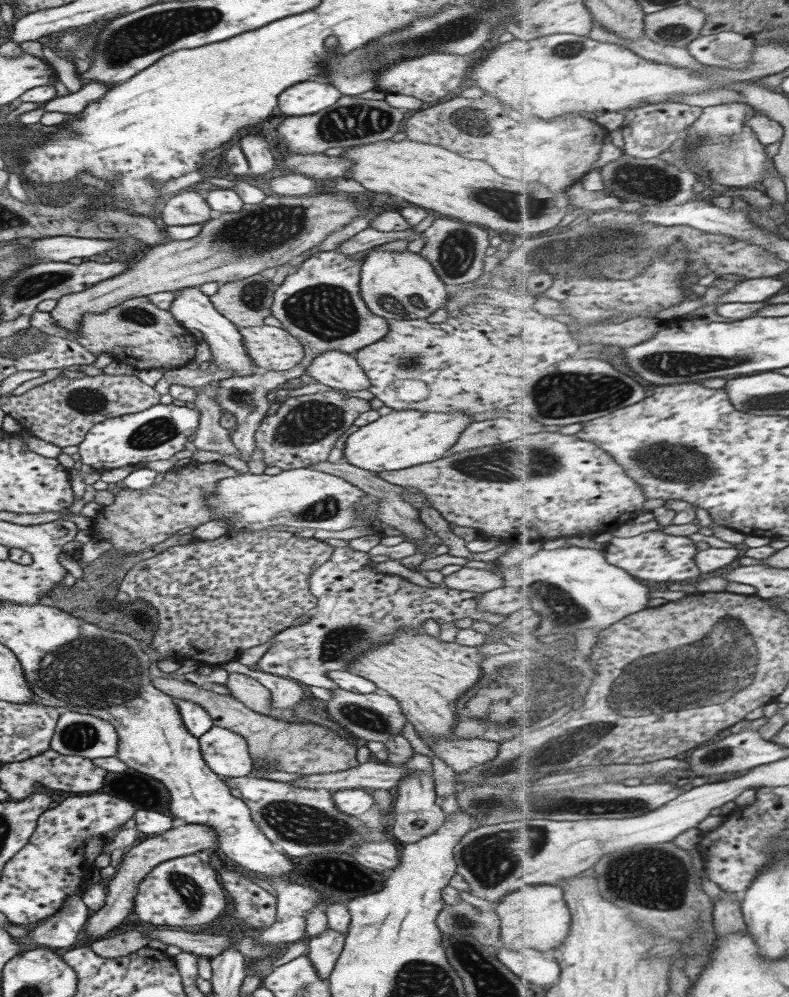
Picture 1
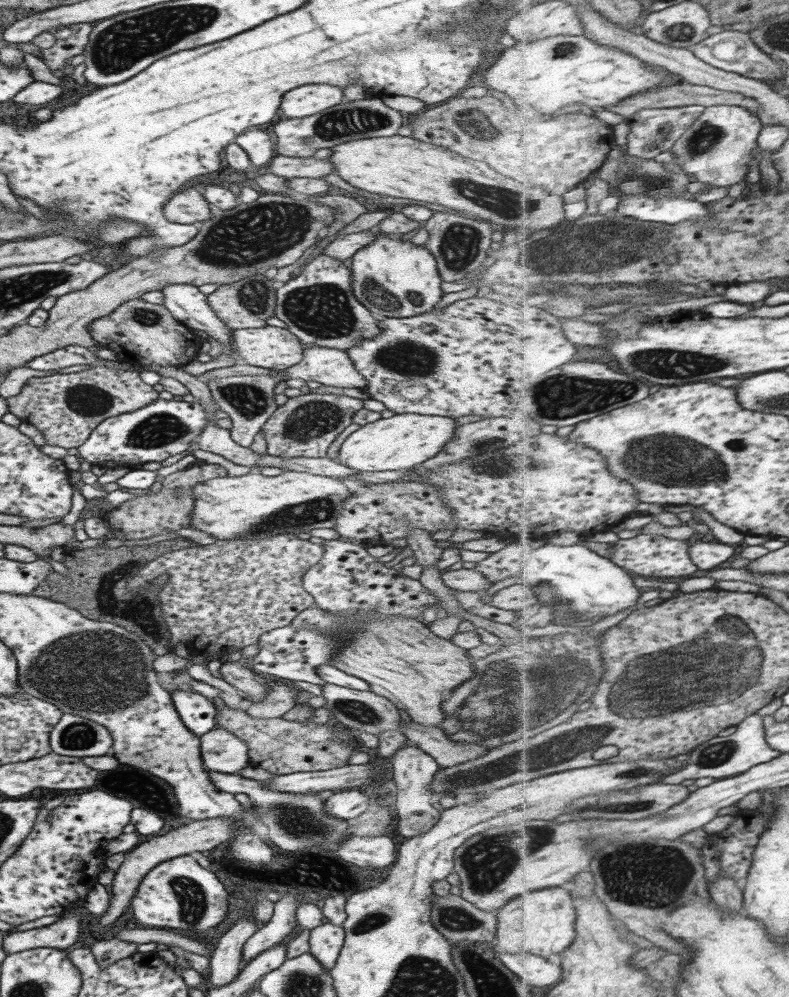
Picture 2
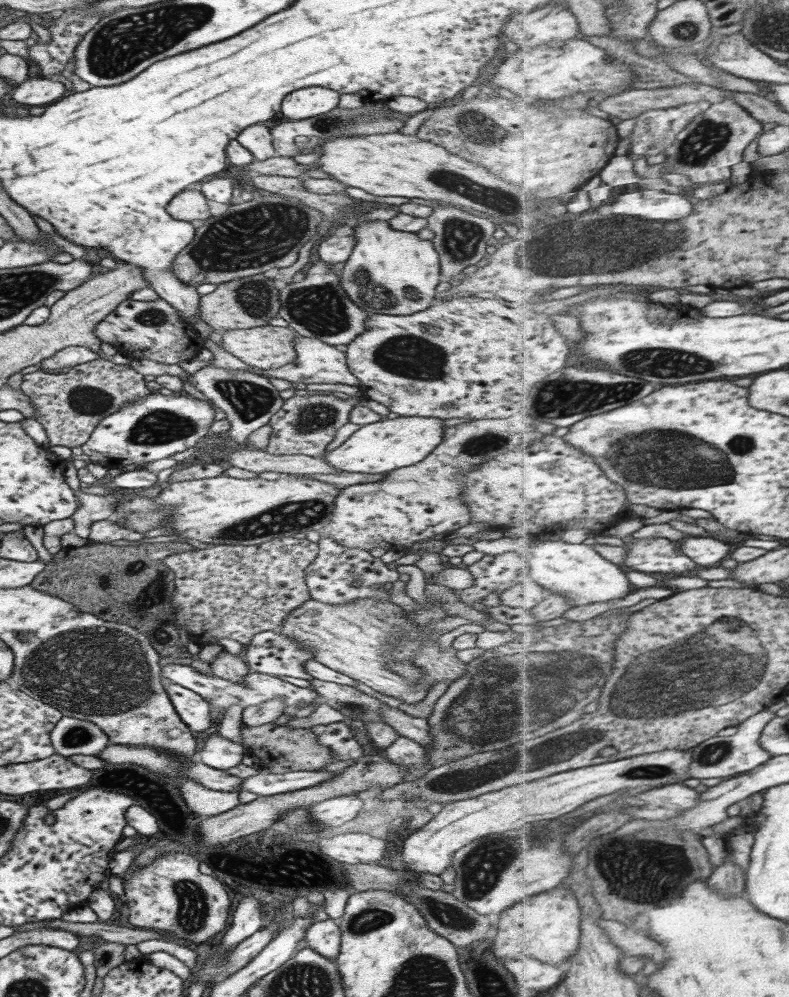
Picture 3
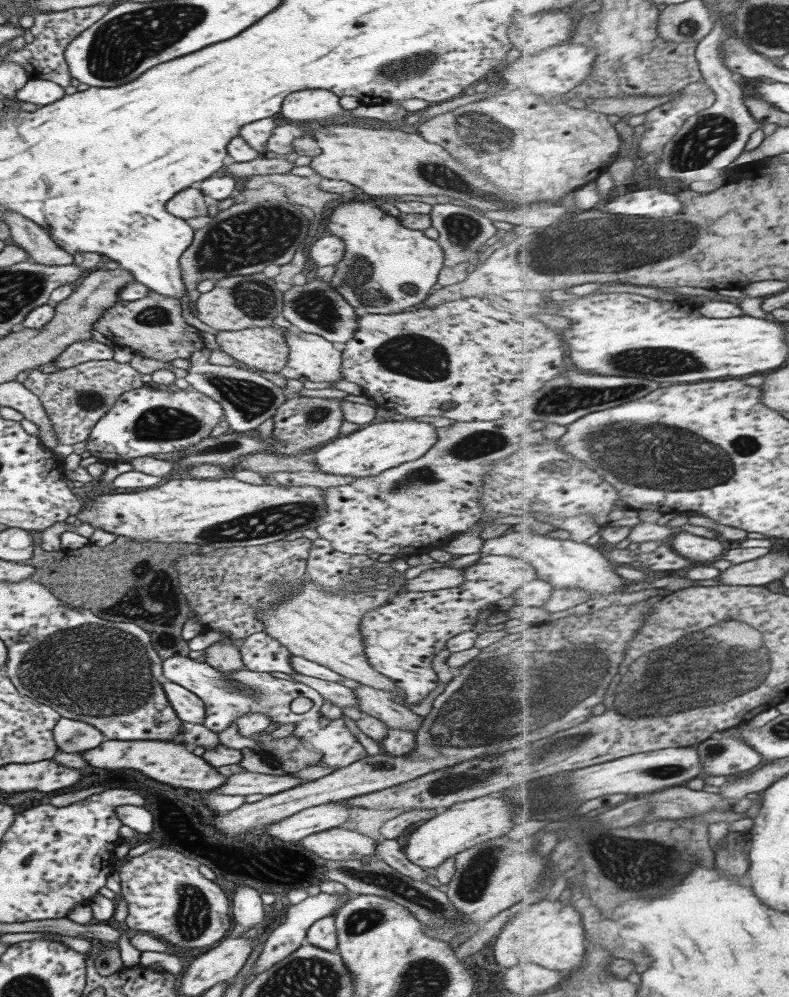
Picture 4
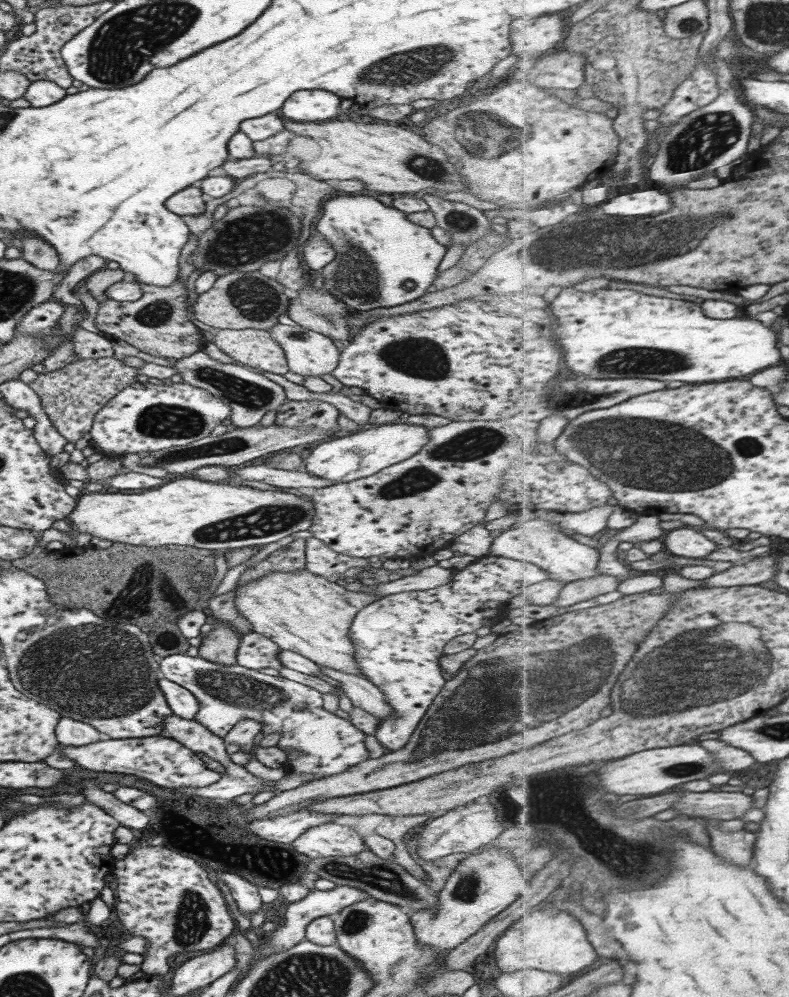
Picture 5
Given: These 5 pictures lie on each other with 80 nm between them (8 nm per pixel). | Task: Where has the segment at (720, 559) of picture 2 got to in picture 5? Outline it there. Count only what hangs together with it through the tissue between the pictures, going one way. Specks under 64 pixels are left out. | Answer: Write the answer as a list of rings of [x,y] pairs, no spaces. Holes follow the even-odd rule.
[[[683,526],[668,531],[662,540],[664,549],[671,554],[687,558],[709,558],[720,548],[717,542],[712,542],[700,531],[700,528]]]

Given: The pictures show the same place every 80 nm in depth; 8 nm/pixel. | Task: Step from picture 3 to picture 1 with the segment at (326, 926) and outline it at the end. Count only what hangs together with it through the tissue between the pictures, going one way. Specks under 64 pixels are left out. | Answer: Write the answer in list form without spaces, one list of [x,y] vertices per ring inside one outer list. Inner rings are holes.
[[[327,927],[309,938],[306,957],[311,961],[317,976],[326,979],[344,945],[344,934]]]

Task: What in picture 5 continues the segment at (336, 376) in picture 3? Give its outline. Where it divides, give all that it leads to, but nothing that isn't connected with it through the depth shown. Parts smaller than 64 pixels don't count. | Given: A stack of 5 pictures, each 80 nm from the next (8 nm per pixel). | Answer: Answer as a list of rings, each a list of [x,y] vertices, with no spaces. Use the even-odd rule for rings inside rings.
[[[275,324],[267,331],[281,347],[289,372],[304,378],[320,377],[322,374],[330,374],[339,360],[340,353],[324,334],[297,325],[283,324]]]

